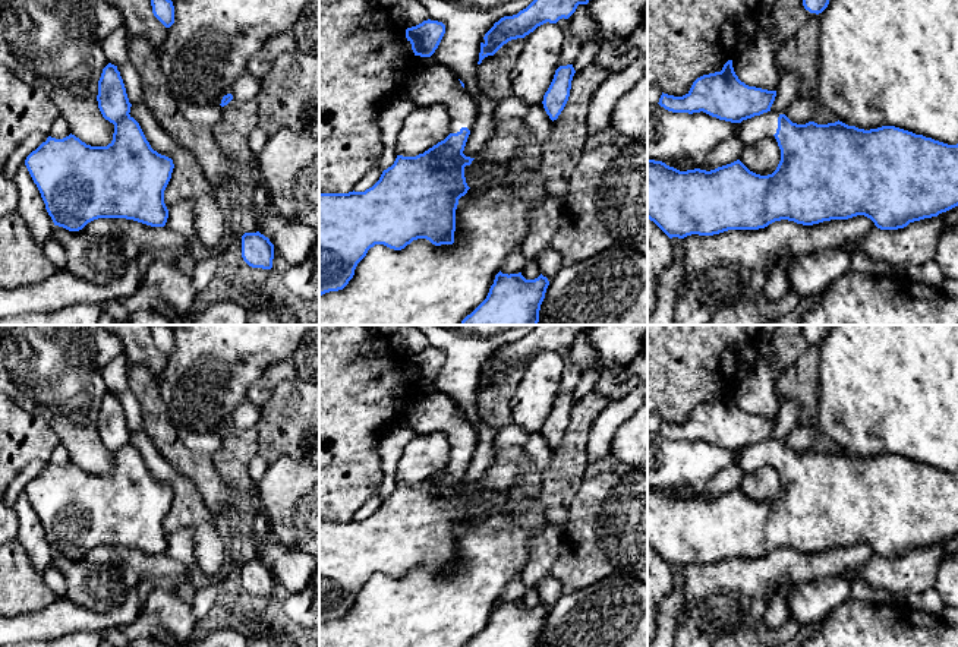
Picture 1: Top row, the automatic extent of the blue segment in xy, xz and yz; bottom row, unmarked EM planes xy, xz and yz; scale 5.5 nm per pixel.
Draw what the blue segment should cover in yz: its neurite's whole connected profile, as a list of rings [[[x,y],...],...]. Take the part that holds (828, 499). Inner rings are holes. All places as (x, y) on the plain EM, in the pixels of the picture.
[[[732,388],[721,400],[697,405],[683,425],[662,420],[658,432],[668,439],[703,439],[737,451],[734,464],[744,474],[773,464],[781,477],[781,489],[768,504],[750,499],[740,487],[710,499],[680,499],[647,487],[647,546],[669,566],[759,558],[781,547],[813,553],[857,543],[870,546],[880,558],[898,558],[958,534],[958,471],[948,473],[895,454],[864,458],[839,448],[797,452],[771,438],[775,425],[776,419],[741,410]]]

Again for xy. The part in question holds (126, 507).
[[[111,391],[103,397],[97,429],[103,445],[114,452],[113,468],[107,474],[86,473],[72,461],[63,467],[48,464],[25,487],[48,543],[54,553],[69,559],[79,559],[98,546],[126,546],[164,555],[168,546],[164,518],[174,492],[151,476],[139,451],[129,442],[132,432],[117,394]]]

